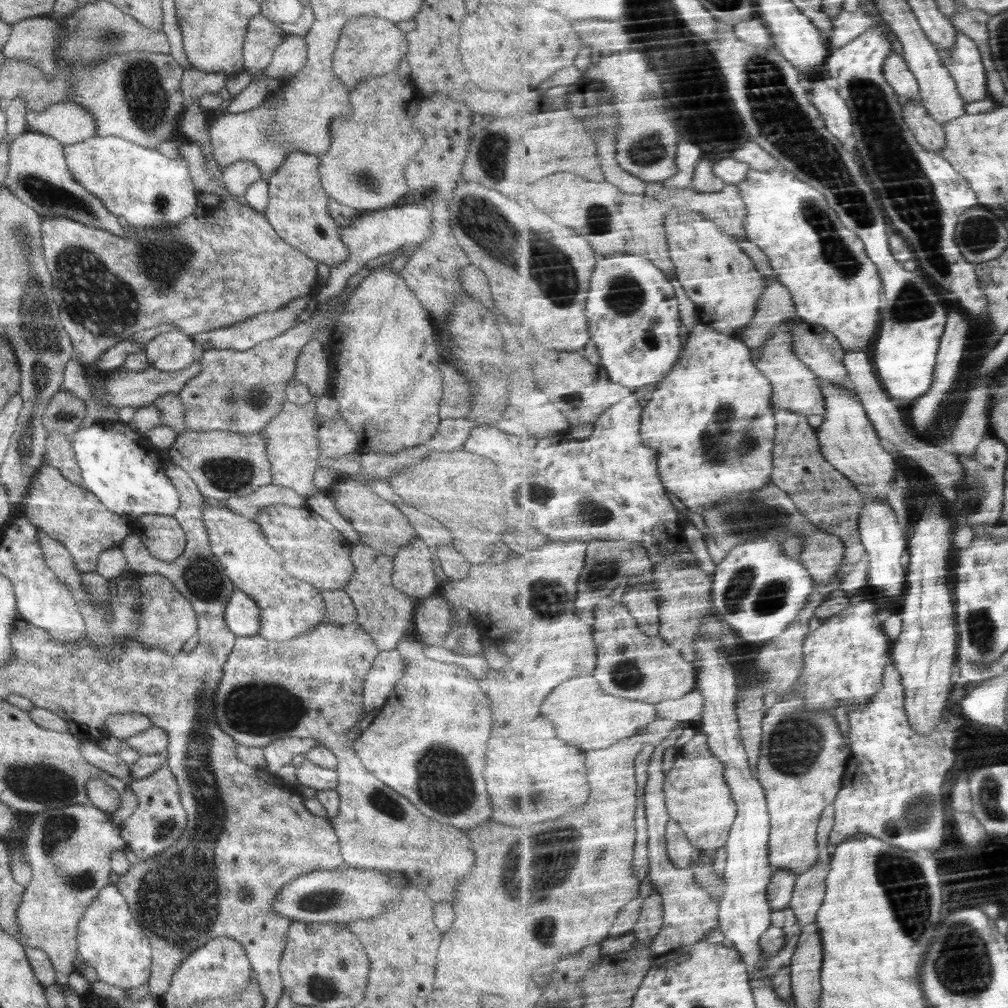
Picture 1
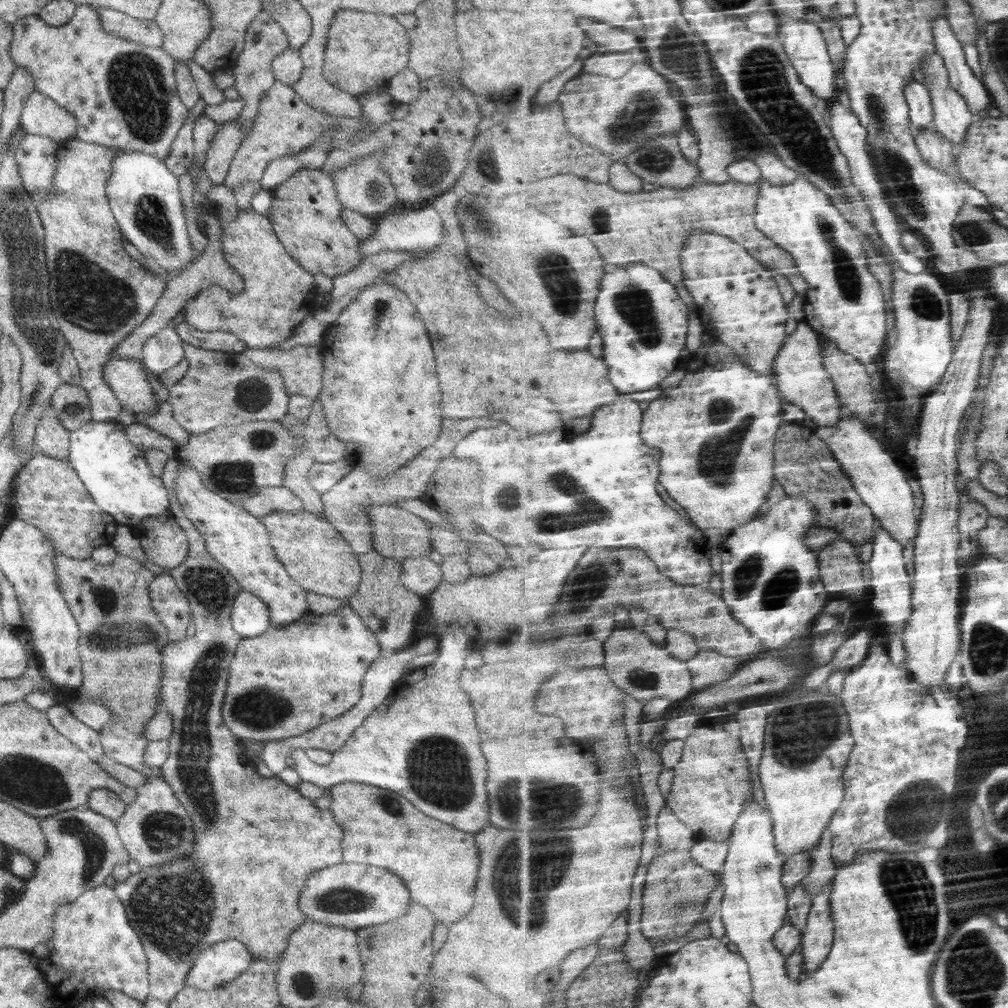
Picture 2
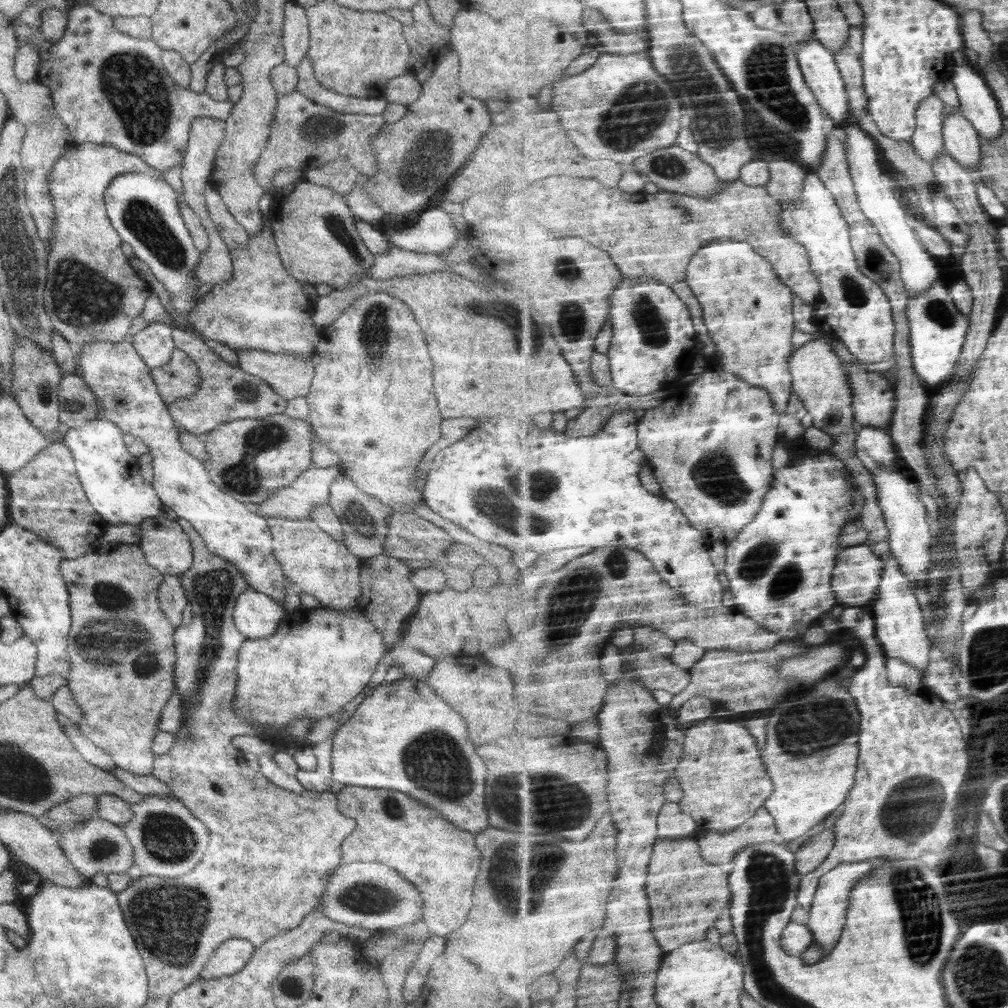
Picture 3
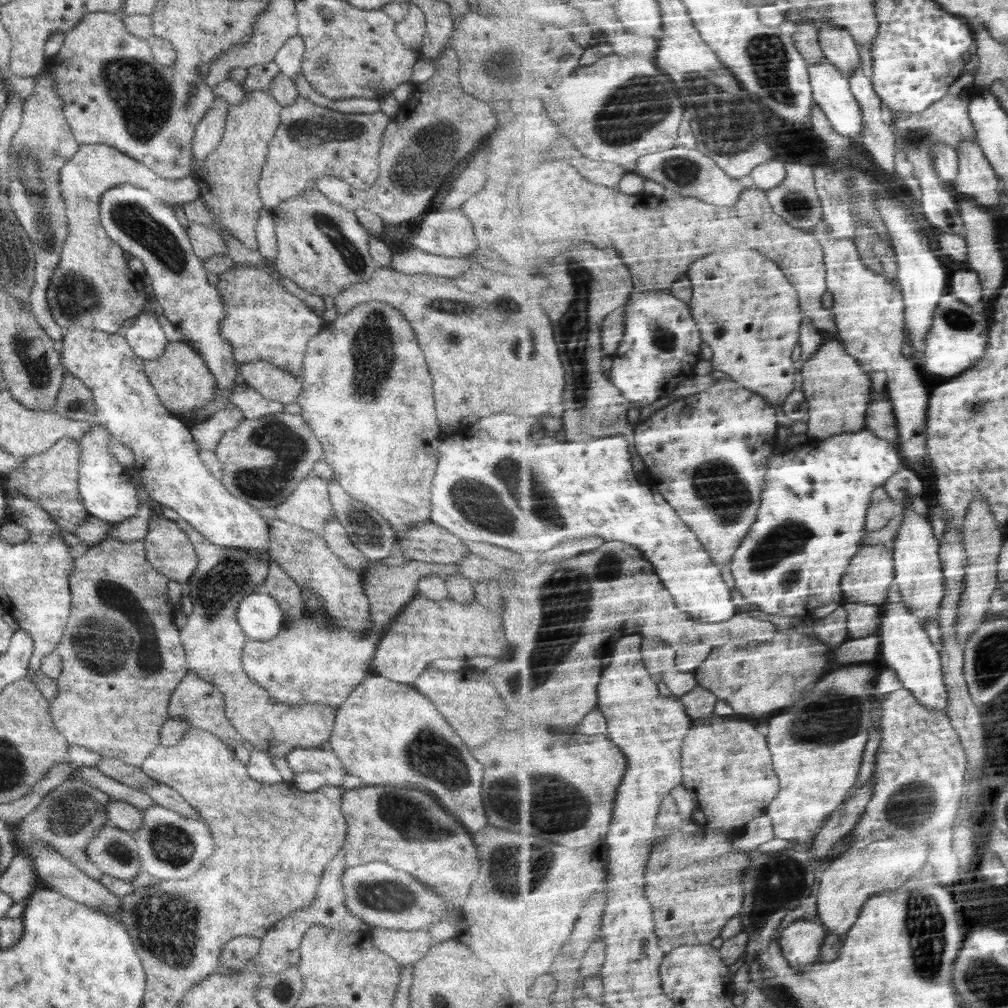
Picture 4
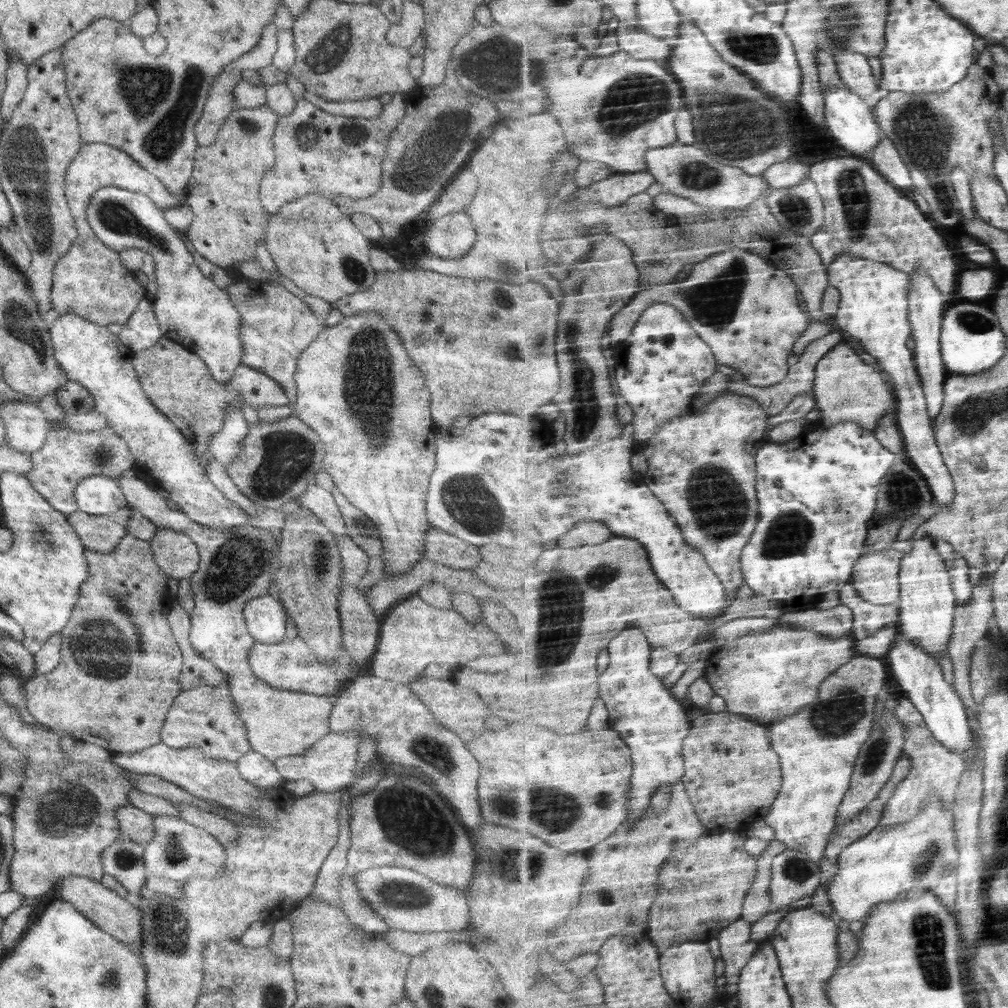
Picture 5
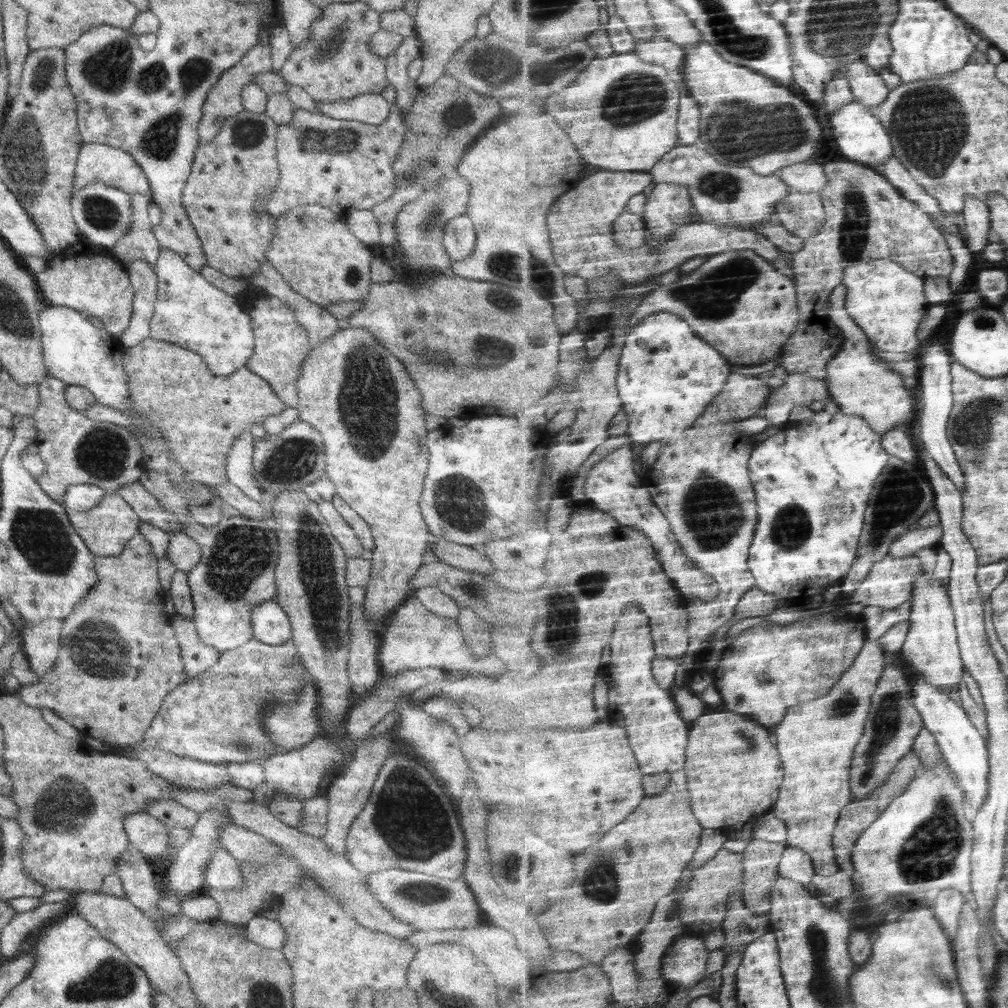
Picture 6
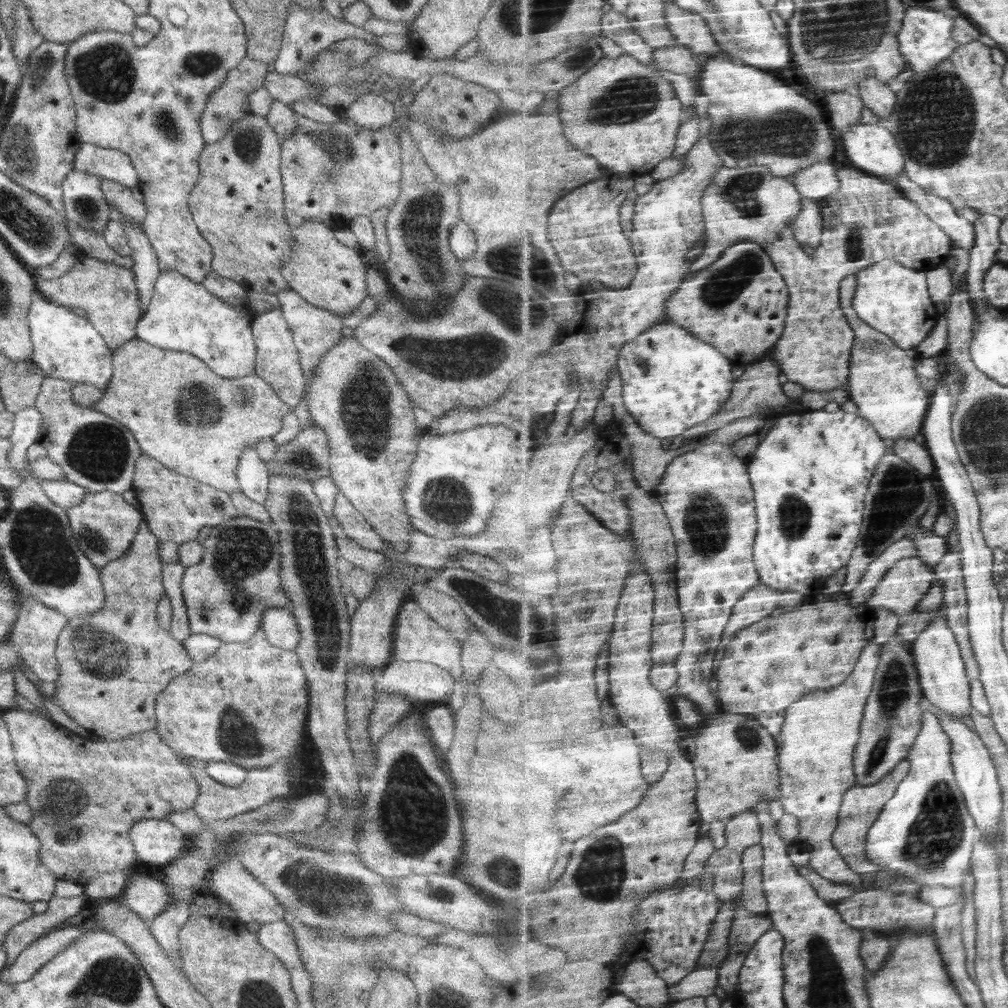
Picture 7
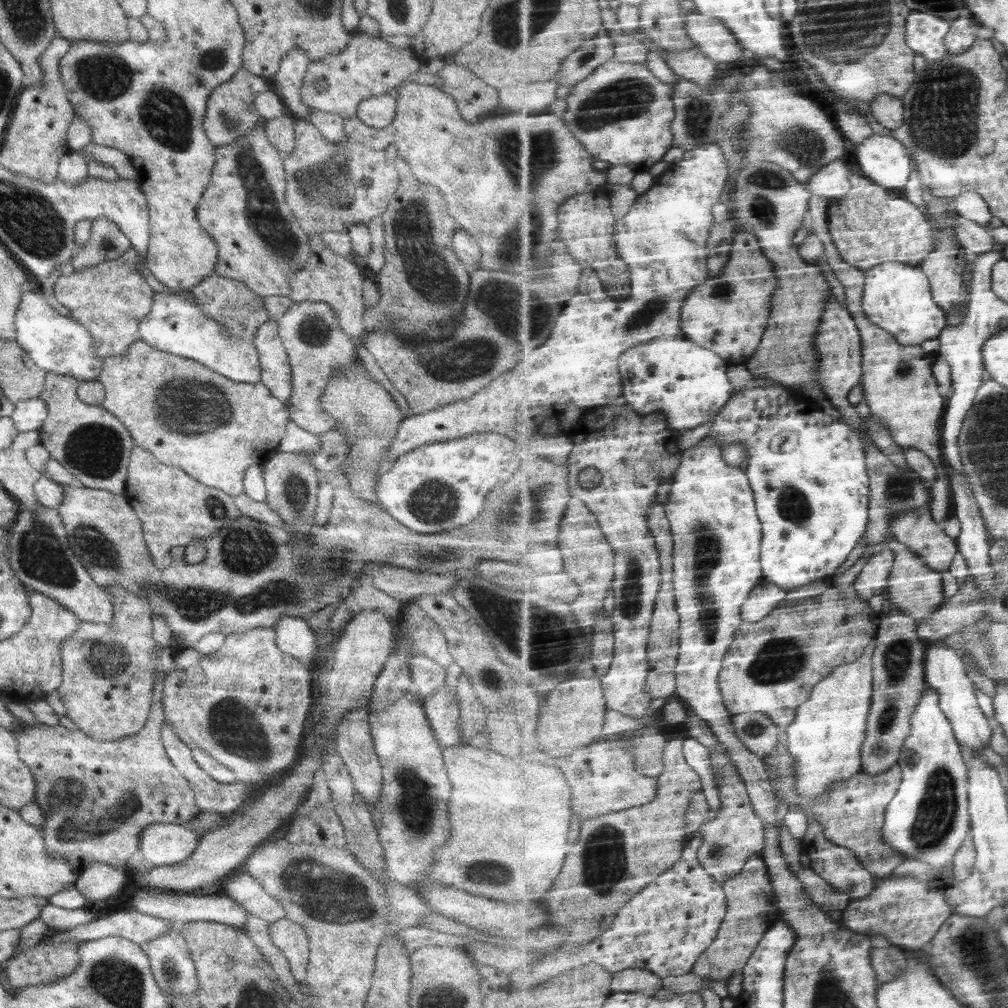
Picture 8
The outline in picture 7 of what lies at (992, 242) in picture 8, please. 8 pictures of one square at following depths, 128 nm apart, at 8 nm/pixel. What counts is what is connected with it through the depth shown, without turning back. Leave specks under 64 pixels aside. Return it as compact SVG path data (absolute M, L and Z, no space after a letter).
M908 175L896 178L895 183L904 191L905 196L914 198L918 205L929 214L954 240L957 246L971 252L976 246L976 225L964 218L948 198L930 194Z

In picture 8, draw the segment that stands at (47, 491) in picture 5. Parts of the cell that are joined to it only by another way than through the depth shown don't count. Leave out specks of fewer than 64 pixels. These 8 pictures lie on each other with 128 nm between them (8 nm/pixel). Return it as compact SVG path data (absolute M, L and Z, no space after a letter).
M53 372L45 374L45 385L39 397L48 406L48 414L44 424L38 430L40 433L39 443L83 486L96 490L107 490L112 494L125 494L127 470L135 442L120 419L104 409L103 405L89 405L80 400L77 395L79 381L69 375L54 374Z

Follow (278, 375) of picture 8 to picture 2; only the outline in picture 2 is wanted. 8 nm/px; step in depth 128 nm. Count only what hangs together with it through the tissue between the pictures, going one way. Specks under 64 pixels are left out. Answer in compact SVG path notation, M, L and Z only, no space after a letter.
M244 210L239 211L237 217L233 221L221 221L219 220L219 226L221 226L221 245L222 250L226 259L226 263L230 264L230 267L240 275L240 277L243 280L243 290L241 290L239 293L230 292L229 290L226 290L223 286L220 285L212 285L207 286L205 289L202 289L200 292L198 292L197 295L194 295L194 298L192 300L188 300L186 302L185 306L182 308L181 311L185 311L184 314L184 320L194 328L197 328L198 330L210 332L210 331L224 331L229 332L235 335L238 335L245 343L246 346L249 348L254 349L266 349L271 348L271 346L275 346L275 344L281 343L282 341L285 341L288 337L291 337L291 334L293 333L293 330L314 310L318 309L318 306L316 304L316 297L319 293L317 291L316 285L314 285L314 278L312 274L308 274L298 262L294 262L294 258L286 252L286 249L283 247L283 244L278 240L278 237L276 236L276 233L273 231L273 228L271 227L271 222L268 220L268 217L265 217L264 215L258 214L256 211L253 210Z

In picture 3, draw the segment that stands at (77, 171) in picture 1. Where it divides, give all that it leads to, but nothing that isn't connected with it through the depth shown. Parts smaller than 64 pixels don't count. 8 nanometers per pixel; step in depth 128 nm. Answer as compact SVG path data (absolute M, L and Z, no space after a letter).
M140 172L114 177L104 194L105 210L121 242L130 244L135 256L149 266L156 280L170 292L171 304L176 312L184 316L201 300L194 301L200 284L193 280L201 252L192 243L177 198L174 188L164 179Z

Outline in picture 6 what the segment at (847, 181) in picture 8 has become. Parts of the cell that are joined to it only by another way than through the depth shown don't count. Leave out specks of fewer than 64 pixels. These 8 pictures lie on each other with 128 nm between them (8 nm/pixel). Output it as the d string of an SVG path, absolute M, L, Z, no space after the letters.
M810 161L788 166L788 168L780 170L778 175L792 188L805 193L820 192L822 194L823 188L829 181L824 165Z

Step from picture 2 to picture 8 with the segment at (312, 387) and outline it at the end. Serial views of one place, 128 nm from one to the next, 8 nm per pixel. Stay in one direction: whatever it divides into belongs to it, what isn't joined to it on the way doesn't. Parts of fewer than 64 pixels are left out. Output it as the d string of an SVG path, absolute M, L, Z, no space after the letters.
M142 339L127 346L123 355L106 357L98 380L105 388L104 409L126 426L135 446L149 450L162 464L177 466L206 486L222 490L230 496L244 492L244 470L251 464L263 465L273 455L272 450L280 444L279 440L282 440L286 424L290 421L287 405L280 402L261 381L230 380L201 362L177 354L166 354Z

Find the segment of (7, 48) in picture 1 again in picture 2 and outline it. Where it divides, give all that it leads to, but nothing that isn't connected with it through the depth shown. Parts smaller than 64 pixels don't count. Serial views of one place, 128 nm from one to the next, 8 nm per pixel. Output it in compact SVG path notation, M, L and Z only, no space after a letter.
M77 5L72 18L62 26L50 26L46 24L38 15L30 15L13 23L13 37L9 53L13 57L13 61L17 67L23 66L27 68L34 79L35 90L43 92L49 96L54 102L57 102L68 113L73 114L77 122L76 139L82 142L100 144L101 146L110 147L112 149L120 148L120 150L128 150L128 152L142 152L154 156L156 160L163 161L168 152L171 150L173 140L178 135L183 121L187 118L187 108L183 105L177 96L175 68L171 63L170 54L162 47L150 48L137 42L132 42L128 38L118 38L109 32L106 32L101 25L100 15L96 8L91 5Z

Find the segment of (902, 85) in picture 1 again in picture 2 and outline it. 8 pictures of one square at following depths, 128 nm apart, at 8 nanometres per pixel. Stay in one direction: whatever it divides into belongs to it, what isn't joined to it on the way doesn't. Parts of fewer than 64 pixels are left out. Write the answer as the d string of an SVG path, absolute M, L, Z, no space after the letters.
M912 81L906 88L907 102L911 107L913 129L916 134L930 130L934 120L932 93L926 85Z

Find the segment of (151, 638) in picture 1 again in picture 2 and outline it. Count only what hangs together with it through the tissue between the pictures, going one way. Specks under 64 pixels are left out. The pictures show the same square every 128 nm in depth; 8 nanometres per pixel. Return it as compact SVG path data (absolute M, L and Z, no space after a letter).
M167 574L156 575L156 578L148 585L149 597L151 598L152 609L158 615L160 623L166 627L168 631L168 641L180 641L185 638L186 629L190 625L191 610L189 600L184 596L183 592L177 587L175 580Z

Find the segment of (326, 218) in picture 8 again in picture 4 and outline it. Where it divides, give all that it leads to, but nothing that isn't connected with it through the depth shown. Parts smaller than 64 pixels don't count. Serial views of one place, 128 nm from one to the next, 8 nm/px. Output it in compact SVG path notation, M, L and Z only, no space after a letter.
M300 97L290 106L281 107L281 121L269 143L268 158L259 178L259 196L263 208L276 209L281 202L289 200L306 190L314 190L313 184L320 176L334 176L355 186L356 190L370 190L379 176L379 158L383 135L391 121L381 110L372 114L348 114L324 108L310 99Z

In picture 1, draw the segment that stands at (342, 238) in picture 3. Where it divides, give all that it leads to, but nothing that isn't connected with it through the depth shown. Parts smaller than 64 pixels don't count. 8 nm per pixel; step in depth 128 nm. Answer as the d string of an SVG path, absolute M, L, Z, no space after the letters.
M292 151L282 166L267 180L270 201L262 212L273 226L276 234L290 246L306 254L316 264L323 263L332 268L348 258L348 249L339 235L340 225L330 216L330 198L321 185L320 160L316 156Z

